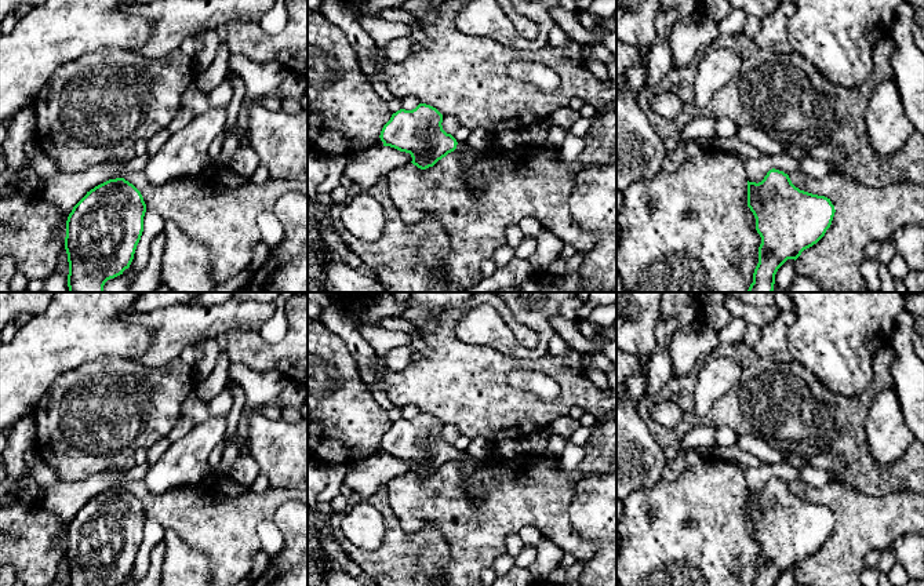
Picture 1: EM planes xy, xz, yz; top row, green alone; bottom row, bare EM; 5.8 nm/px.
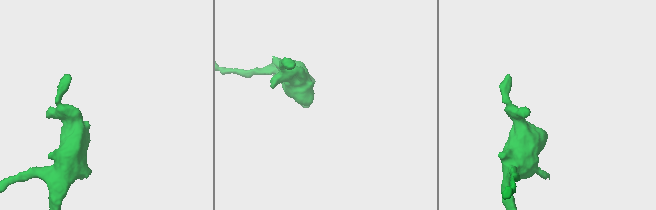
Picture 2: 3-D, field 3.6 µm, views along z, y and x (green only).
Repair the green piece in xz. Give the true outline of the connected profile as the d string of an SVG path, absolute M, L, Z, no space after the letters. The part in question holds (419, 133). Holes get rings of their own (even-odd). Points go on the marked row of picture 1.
M419 103L412 110L400 109L381 131L383 146L410 153L412 164L421 170L433 167L454 150L461 150L461 160L470 164L485 150L472 149L466 142L458 142L443 130L443 114L433 106Z

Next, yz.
M775 168L759 183L747 181L747 207L756 218L756 230L761 237L759 263L747 292L772 292L778 269L787 259L796 261L804 250L825 236L836 210L830 199L800 190L787 174Z

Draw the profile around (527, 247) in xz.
M524 236L520 245L514 248L514 258L528 259L534 254L535 247L536 247L536 240Z

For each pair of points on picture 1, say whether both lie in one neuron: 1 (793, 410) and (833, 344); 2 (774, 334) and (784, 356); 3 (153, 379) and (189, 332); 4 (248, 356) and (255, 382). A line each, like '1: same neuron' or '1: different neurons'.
1: different neurons
2: same neuron
3: different neurons
4: different neurons

